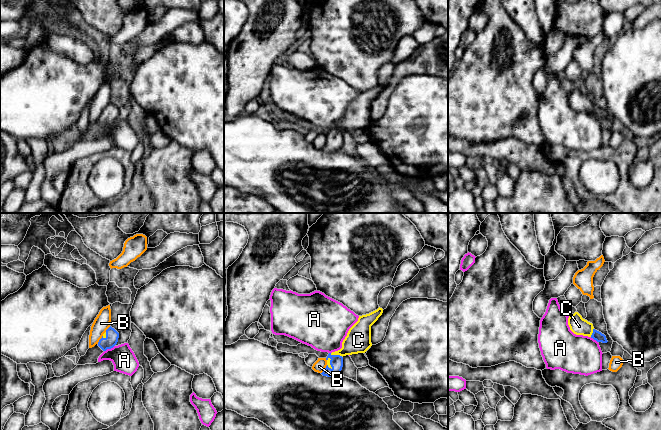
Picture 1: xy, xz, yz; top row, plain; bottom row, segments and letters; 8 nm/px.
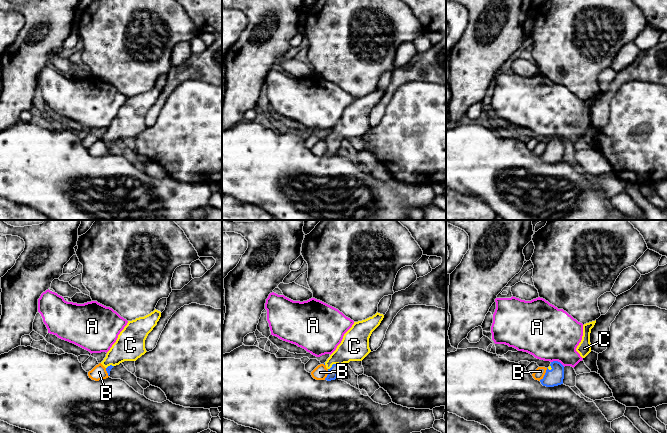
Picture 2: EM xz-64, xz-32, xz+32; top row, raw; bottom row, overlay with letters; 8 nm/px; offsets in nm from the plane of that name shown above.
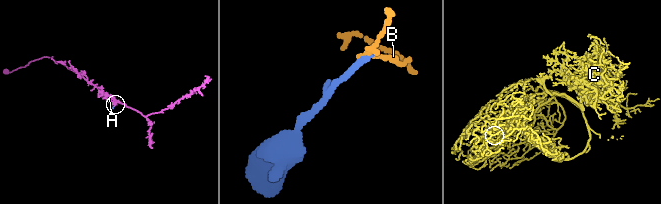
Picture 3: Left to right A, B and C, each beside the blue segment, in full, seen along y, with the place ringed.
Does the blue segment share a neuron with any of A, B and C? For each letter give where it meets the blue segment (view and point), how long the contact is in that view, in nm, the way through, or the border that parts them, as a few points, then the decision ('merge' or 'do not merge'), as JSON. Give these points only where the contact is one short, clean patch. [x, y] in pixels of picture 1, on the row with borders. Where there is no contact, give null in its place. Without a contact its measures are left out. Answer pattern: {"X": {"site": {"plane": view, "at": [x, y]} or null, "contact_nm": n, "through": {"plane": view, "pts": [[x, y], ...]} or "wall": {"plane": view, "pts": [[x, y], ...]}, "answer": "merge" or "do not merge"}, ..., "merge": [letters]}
{"A": {"site": {"plane": "xy", "at": [109, 348]}, "contact_nm": 100, "wall": {"plane": "xy", "pts": [[114, 345], [104, 351]]}, "answer": "do not merge"}, "B": {"site": {"plane": "xy", "at": [100, 339]}, "contact_nm": 80, "answer": "do not merge"}, "C": {"site": {"plane": "xz", "at": [336, 355]}, "contact_nm": 110, "through": {"plane": "xz", "pts": [[336, 362], [336, 355], [358, 340]]}, "answer": "merge"}, "merge": ["C"]}

